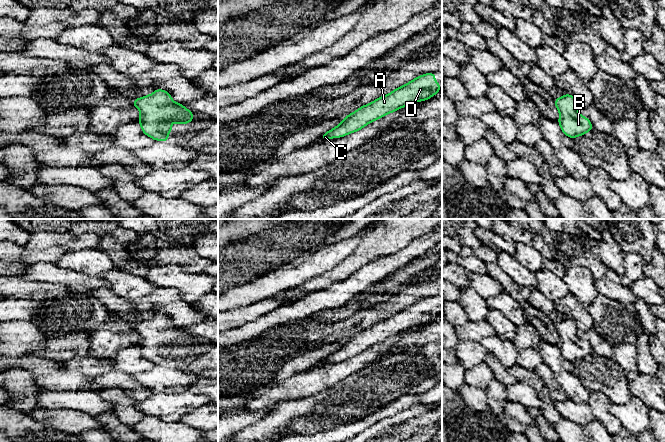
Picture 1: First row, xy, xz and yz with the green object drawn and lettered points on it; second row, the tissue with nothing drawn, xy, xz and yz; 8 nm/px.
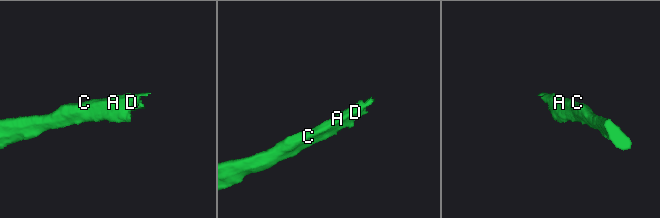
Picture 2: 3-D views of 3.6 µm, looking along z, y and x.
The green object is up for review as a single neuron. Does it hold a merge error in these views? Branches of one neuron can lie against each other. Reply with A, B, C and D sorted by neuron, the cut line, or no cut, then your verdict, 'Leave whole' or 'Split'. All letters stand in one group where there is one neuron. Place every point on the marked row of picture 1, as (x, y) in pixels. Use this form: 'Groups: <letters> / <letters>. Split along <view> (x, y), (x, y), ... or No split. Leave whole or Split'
Groups: A B C D. No split. Leave whole

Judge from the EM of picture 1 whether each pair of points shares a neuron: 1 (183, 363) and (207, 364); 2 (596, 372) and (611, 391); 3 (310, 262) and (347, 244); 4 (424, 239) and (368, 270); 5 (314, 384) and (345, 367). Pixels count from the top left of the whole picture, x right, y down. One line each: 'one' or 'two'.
1: one
2: one
3: one
4: one
5: one

